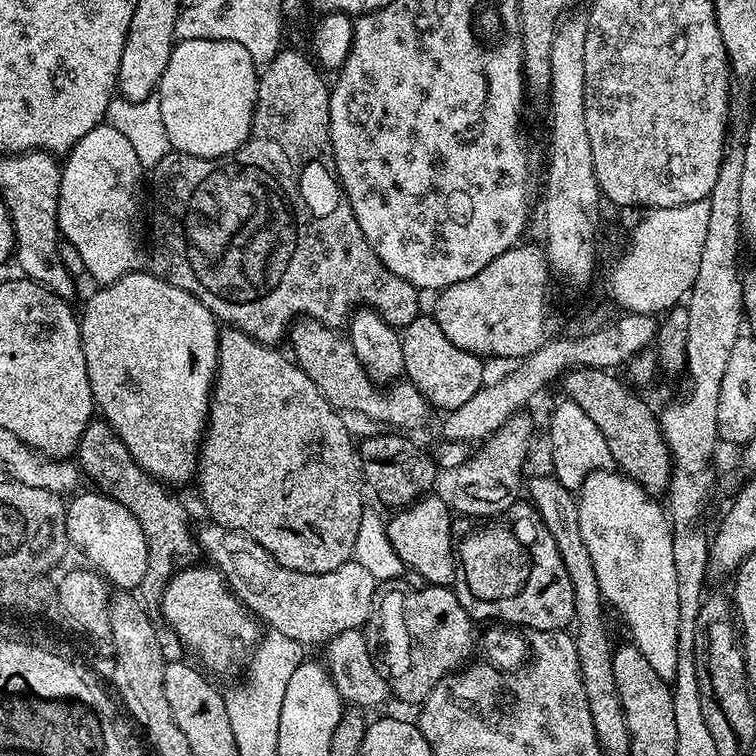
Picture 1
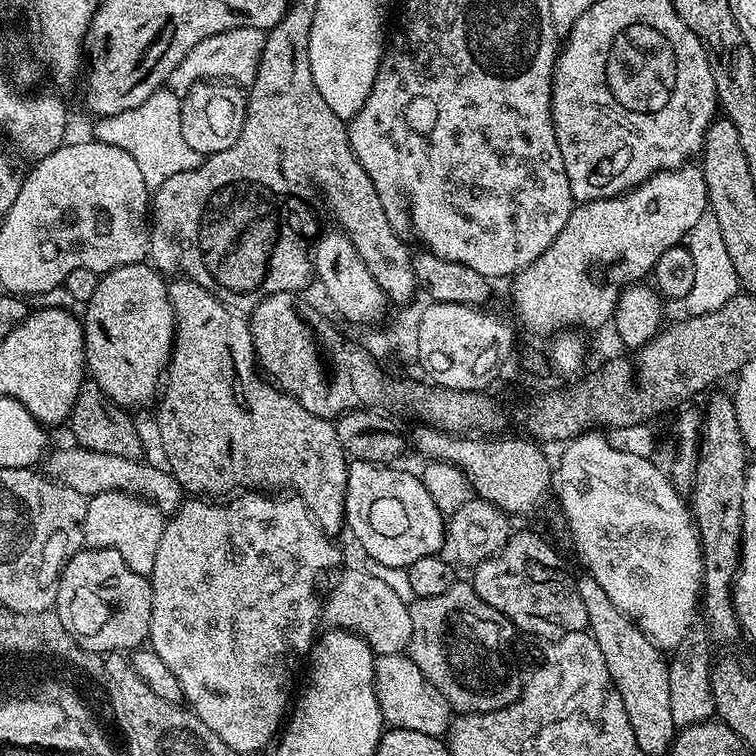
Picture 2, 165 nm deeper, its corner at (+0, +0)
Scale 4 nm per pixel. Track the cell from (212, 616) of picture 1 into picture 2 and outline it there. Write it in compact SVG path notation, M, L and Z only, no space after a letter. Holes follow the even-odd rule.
M244 490L233 495L227 502L213 502L208 498L185 499L180 507L171 513L164 525L162 542L158 542L158 554L154 554L154 570L150 577L150 647L158 654L158 658L162 658L162 662L166 662L166 666L170 666L170 671L178 680L178 686L184 695L183 703L202 722L206 722L206 726L210 726L210 730L214 730L214 734L218 734L218 738L222 738L227 747L233 748L238 754L256 752L268 743L271 745L274 737L281 731L290 701L293 699L292 683L296 680L296 671L299 670L300 663L302 668L306 657L311 653L312 645L318 636L316 623L320 624L322 620L322 596L316 593L316 579L323 572L328 572L340 564L339 546L332 541L335 539L320 527L304 500L295 494L276 494L273 495L276 496L273 500L268 496L271 495L260 490Z

